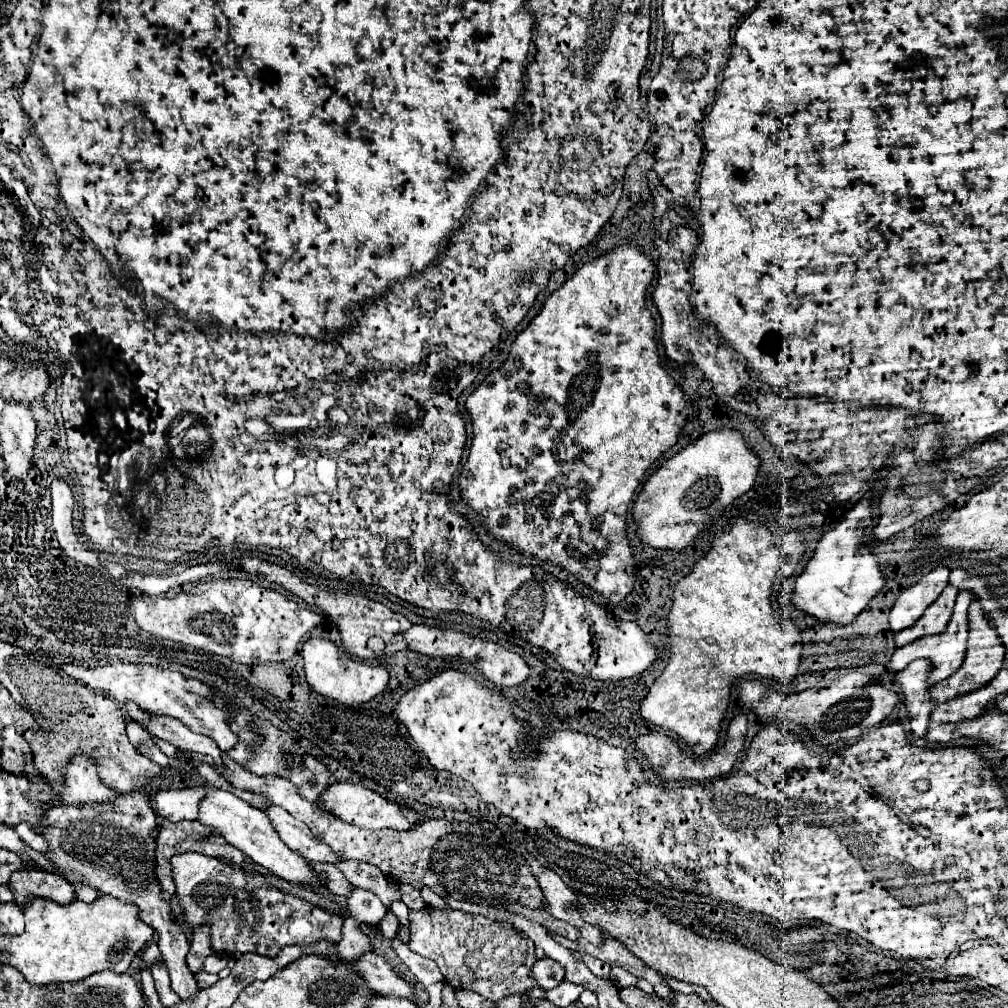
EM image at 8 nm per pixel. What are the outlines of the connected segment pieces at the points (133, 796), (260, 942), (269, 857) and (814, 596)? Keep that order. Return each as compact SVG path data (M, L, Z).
M145 792L119 794L109 802L79 804L79 806L53 806L37 826L37 834L49 842L51 852L47 858L53 868L67 880L91 884L101 894L111 894L123 902L135 904L143 920L159 934L159 950L167 962L173 992L181 1000L193 998L201 988L193 972L187 968L185 956L189 952L189 938L185 930L173 920L169 904L159 898L161 888L155 880L155 844L149 838L151 828L157 824L149 796Z
M197 852L177 854L171 858L171 874L175 880L175 896L185 912L187 928L193 932L199 926L209 926L211 946L219 956L253 952L273 958L289 944L309 946L319 940L337 944L343 936L341 916L313 906L303 898L269 888L267 884L257 884L261 882L257 876L243 876L243 872L231 870L229 864L223 864L217 858Z
M181 780L181 786L189 786L189 788L205 788L205 798L199 802L199 822L203 826L215 828L219 830L225 840L229 844L233 844L235 848L239 848L245 856L249 856L255 864L263 866L267 872L273 872L275 876L281 876L289 882L297 882L297 884L315 884L319 886L319 878L311 872L311 868L307 866L307 860L303 856L299 856L297 852L293 852L287 844L281 842L281 838L277 836L277 832L273 830L269 818L255 806L243 802L241 798L237 798L231 792L213 788L209 784L191 784L189 780Z
M873 496L859 500L837 528L823 534L813 558L797 578L795 592L791 596L791 604L795 608L823 622L831 620L837 624L849 624L883 588L885 576L879 568L877 554L867 544L863 544L863 536L873 524L871 502Z

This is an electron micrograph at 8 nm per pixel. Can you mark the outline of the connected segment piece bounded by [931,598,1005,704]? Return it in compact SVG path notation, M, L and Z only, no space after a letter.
M975 598L969 606L969 642L967 642L967 656L961 664L961 668L951 674L947 680L941 680L937 682L933 688L931 688L931 698L941 704L945 700L951 700L959 694L965 694L965 692L971 692L975 688L981 688L983 684L987 684L987 680L991 680L1003 666L1003 658L1005 658L1005 646L1001 642L1001 638L997 636L997 630L993 628L991 620L987 618L987 614L981 610L981 602L979 598Z

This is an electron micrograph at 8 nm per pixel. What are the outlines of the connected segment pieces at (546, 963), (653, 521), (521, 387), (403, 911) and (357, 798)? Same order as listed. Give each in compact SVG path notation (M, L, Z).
M551 958L537 960L533 964L533 978L545 990L553 990L563 982L563 966Z
M721 428L703 434L663 462L639 492L633 506L633 518L639 526L641 540L653 548L685 550L705 528L709 528L723 506L729 506L753 486L759 466L759 456L753 454L739 430Z
M619 244L613 250L593 258L591 262L583 264L571 278L563 282L561 288L557 288L545 302L539 314L529 322L529 326L517 334L511 356L507 362L501 364L499 370L491 372L477 390L471 392L467 398L467 410L473 418L473 442L469 450L469 458L459 474L459 488L461 496L467 500L467 504L481 512L483 524L489 528L491 534L495 534L499 540L509 542L517 550L537 556L543 560L551 560L567 572L575 574L579 580L583 580L587 586L591 586L595 592L601 592L611 600L611 604L619 604L631 590L635 582L635 574L631 574L629 580L629 566L635 566L635 558L631 552L631 544L627 538L627 512L629 502L633 502L633 496L637 488L641 486L641 480L645 472L651 468L651 464L667 450L671 448L681 430L687 424L687 398L681 390L681 386L669 376L669 372L661 366L659 354L657 354L657 342L655 342L655 320L645 304L645 292L655 278L655 262L643 252L639 244Z
M395 900L395 902L389 906L389 910L399 918L399 924L401 924L401 926L409 926L409 908L407 908L401 900Z
M335 782L327 792L321 794L321 808L341 816L345 822L361 826L361 828L371 828L371 830L379 830L379 828L391 828L391 830L413 830L417 826L417 822L409 822L403 808L397 802L391 802L387 798L383 798L381 794L361 786L361 784L351 784L351 782Z

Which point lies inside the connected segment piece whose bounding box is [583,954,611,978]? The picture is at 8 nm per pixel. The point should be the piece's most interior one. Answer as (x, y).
(601, 969)

